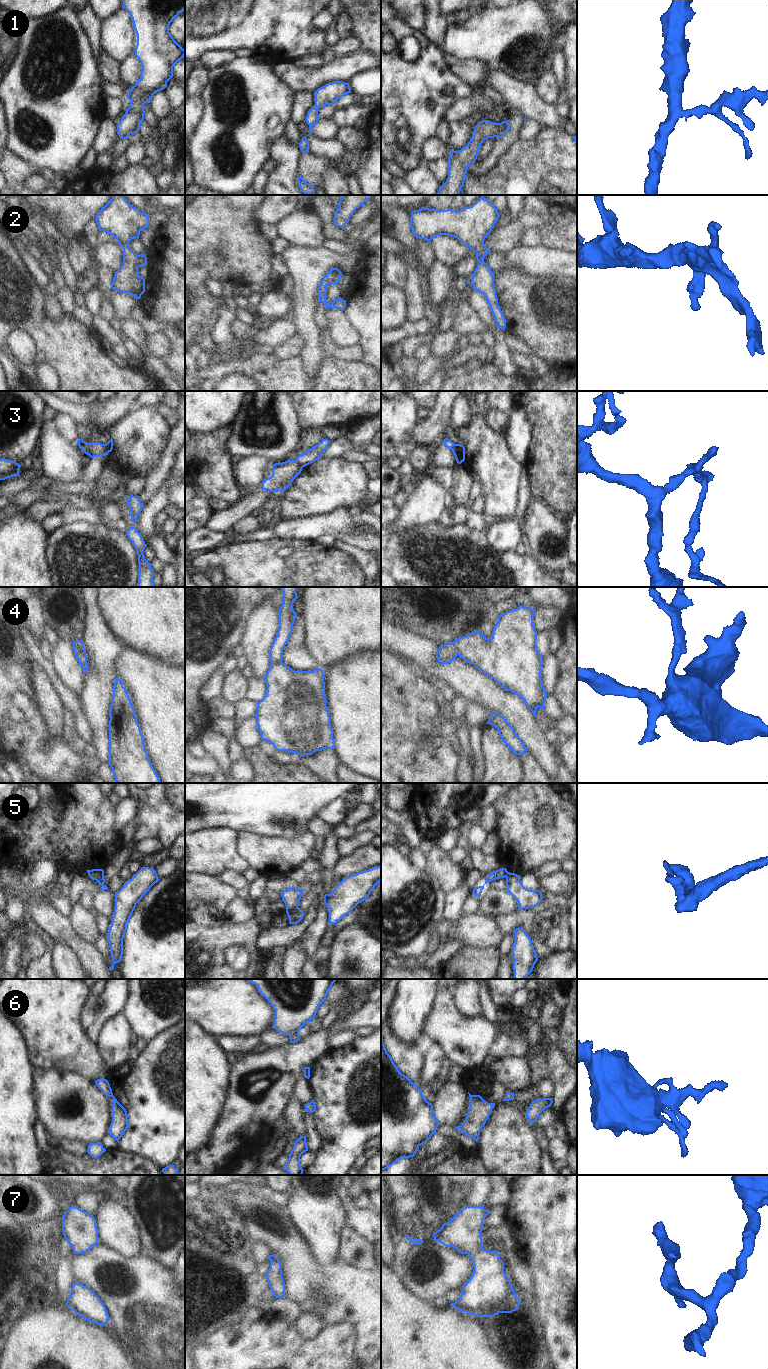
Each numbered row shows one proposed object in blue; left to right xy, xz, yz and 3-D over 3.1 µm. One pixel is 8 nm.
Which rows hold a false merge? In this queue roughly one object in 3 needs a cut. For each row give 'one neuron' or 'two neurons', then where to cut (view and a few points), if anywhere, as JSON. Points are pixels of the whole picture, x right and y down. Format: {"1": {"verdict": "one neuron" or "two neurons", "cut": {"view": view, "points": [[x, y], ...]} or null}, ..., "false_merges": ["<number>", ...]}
{"1": {"verdict": "one neuron", "cut": null}, "2": {"verdict": "one neuron", "cut": null}, "3": {"verdict": "two neurons", "cut": {"view": "xy", "points": [[103, 444], [108, 452]]}}, "4": {"verdict": "one neuron", "cut": null}, "5": {"verdict": "two neurons", "cut": {"view": "xz", "points": [[298, 907], [287, 913]]}}, "6": {"verdict": "two neurons", "cut": {"view": "xz", "points": [[308, 1067], [304, 1072]]}}, "7": {"verdict": "one neuron", "cut": null}, "false_merges": ["3", "5", "6"]}

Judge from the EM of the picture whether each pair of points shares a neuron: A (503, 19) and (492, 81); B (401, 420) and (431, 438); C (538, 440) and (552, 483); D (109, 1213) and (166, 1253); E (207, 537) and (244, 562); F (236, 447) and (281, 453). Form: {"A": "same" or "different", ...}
{"A": "different", "B": "different", "C": "same", "D": "different", "E": "different", "F": "same"}

